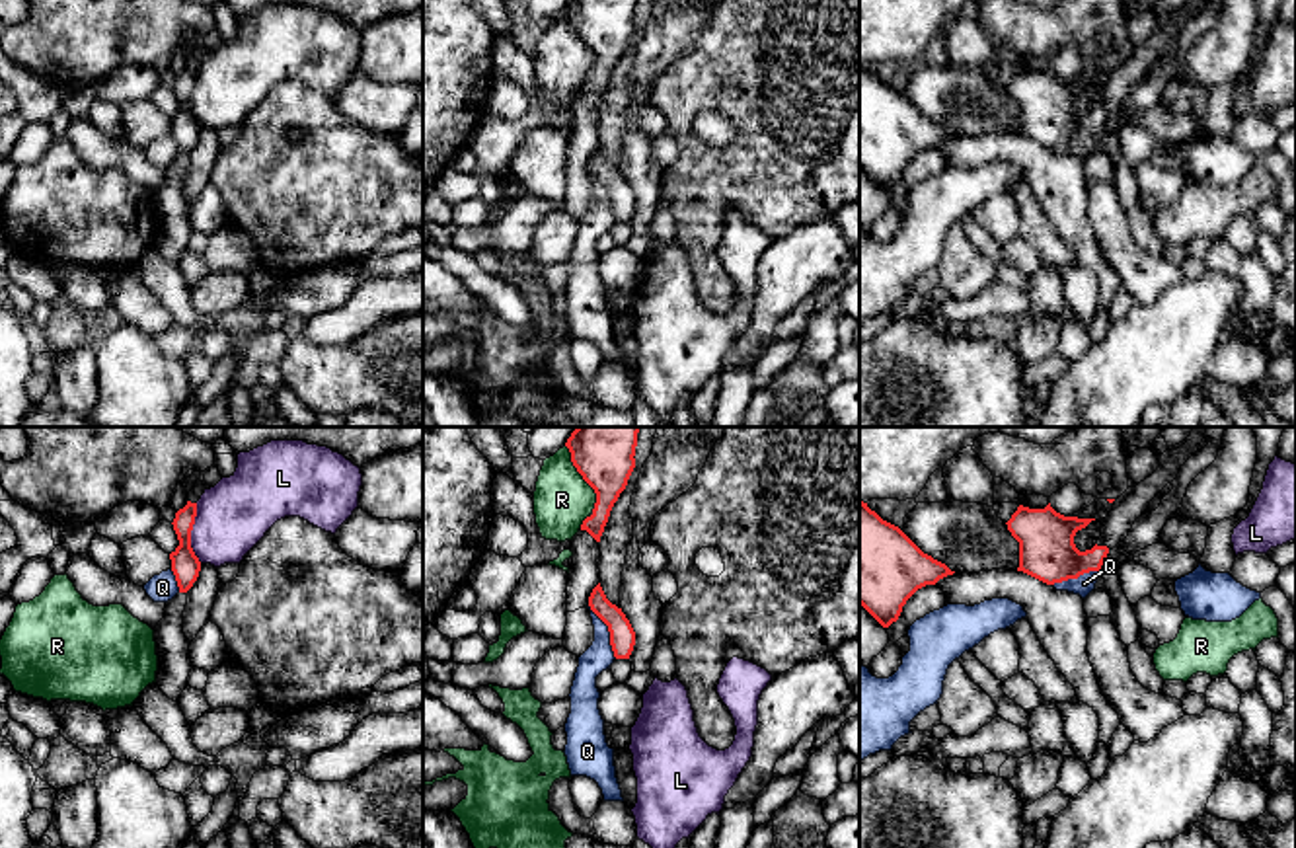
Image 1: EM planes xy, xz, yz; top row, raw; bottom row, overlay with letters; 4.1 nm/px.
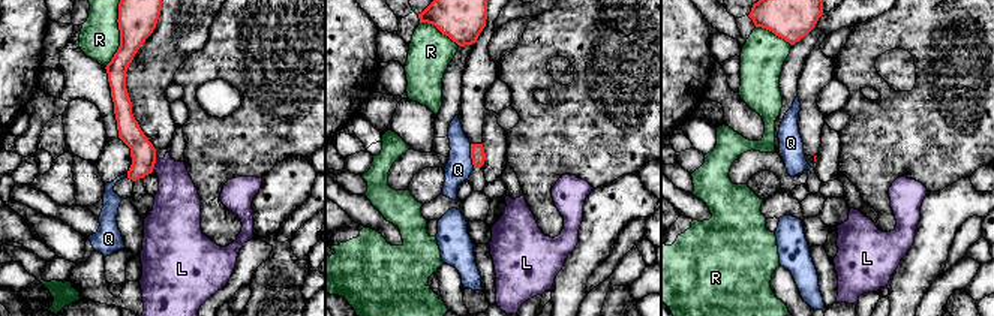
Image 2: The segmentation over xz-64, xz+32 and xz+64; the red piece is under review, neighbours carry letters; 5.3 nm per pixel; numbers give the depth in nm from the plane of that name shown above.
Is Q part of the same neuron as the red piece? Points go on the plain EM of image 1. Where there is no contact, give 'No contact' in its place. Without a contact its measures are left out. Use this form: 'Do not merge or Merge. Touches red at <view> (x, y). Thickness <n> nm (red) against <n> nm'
Do not merge. Touches red at xz (609, 193). Thickness 110 nm (red) against 120 nm

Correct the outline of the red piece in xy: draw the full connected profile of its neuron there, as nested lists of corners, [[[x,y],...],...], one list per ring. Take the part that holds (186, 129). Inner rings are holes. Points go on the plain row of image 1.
[[[187,64],[183,72],[175,76],[173,94],[179,109],[170,117],[172,135],[175,138],[179,156],[187,156],[199,140],[201,125],[191,111],[191,94],[197,80],[197,66]]]

